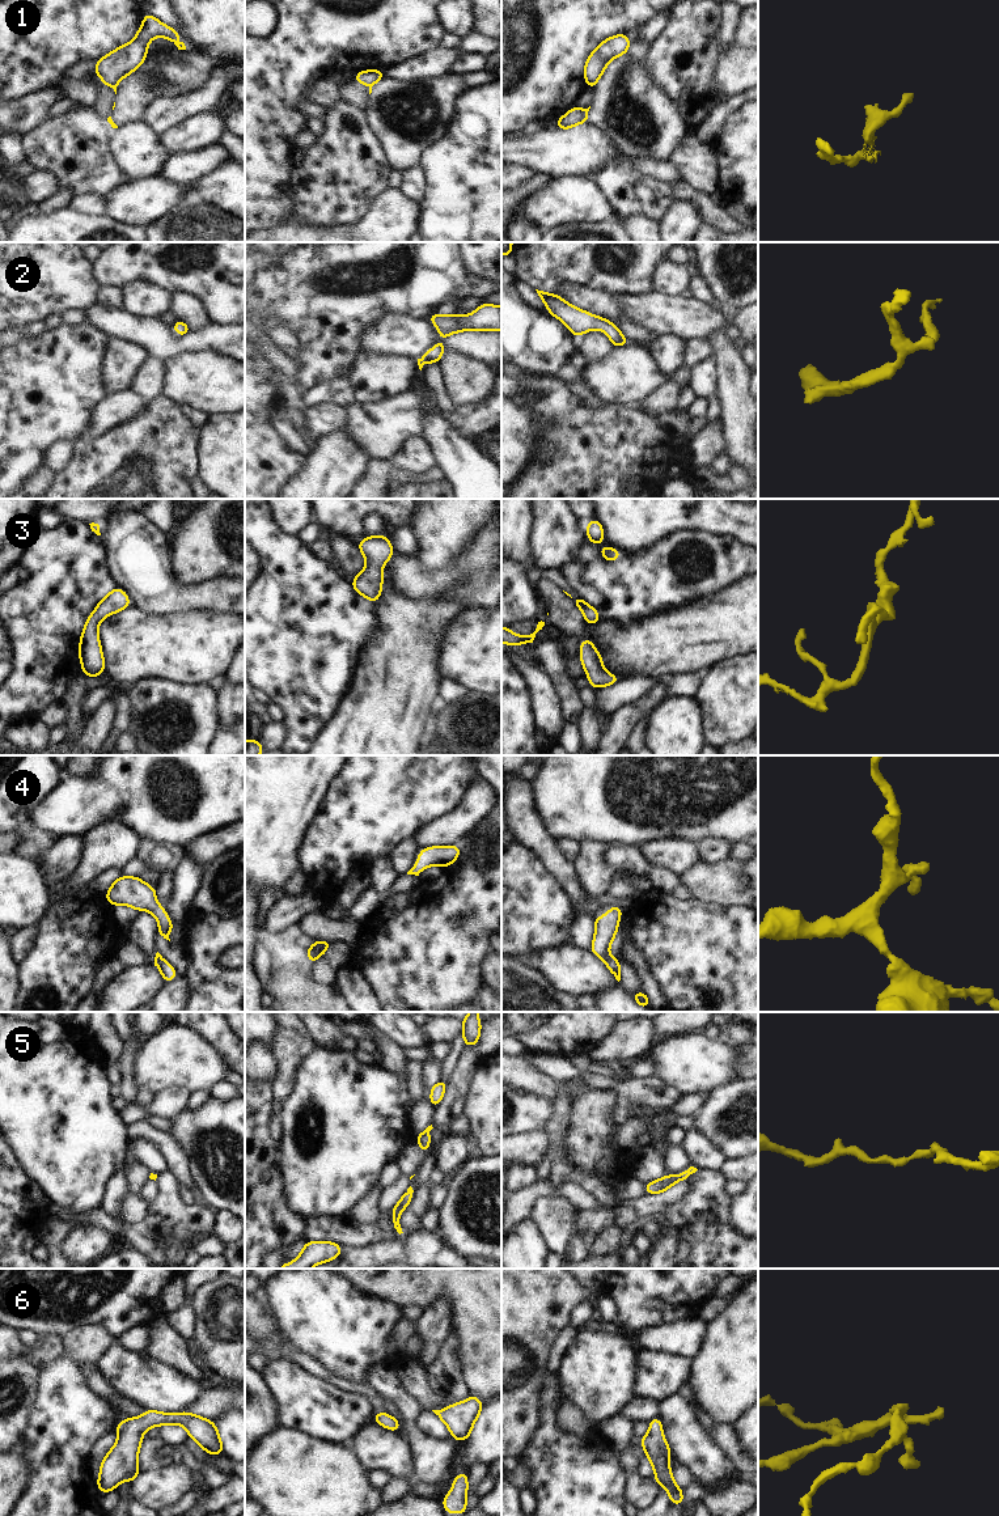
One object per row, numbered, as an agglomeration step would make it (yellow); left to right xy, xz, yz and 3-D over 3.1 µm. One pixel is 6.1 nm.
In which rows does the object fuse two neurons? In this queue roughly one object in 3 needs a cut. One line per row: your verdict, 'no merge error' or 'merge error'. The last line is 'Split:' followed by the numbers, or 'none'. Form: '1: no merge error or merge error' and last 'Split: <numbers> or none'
1: merge error
2: no merge error
3: no merge error
4: no merge error
5: no merge error
6: no merge error
Split: 1

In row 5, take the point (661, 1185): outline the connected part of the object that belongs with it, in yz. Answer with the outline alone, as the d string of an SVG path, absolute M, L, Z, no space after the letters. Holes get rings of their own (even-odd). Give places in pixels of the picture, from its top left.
M690 1166L687 1170L682 1172L681 1174L676 1176L664 1176L663 1178L645 1183L645 1193L647 1194L659 1194L663 1191L666 1191L670 1186L677 1183L680 1180L686 1181L693 1173L695 1173L698 1169L694 1166Z

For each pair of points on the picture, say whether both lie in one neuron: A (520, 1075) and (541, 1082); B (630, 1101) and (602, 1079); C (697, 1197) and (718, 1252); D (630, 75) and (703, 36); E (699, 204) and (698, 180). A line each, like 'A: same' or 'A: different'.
A: same
B: same
C: same
D: different
E: different

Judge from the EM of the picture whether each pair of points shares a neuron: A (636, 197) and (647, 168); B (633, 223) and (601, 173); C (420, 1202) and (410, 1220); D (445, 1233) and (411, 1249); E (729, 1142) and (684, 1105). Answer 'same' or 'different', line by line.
A: different
B: different
C: same
D: different
E: different

